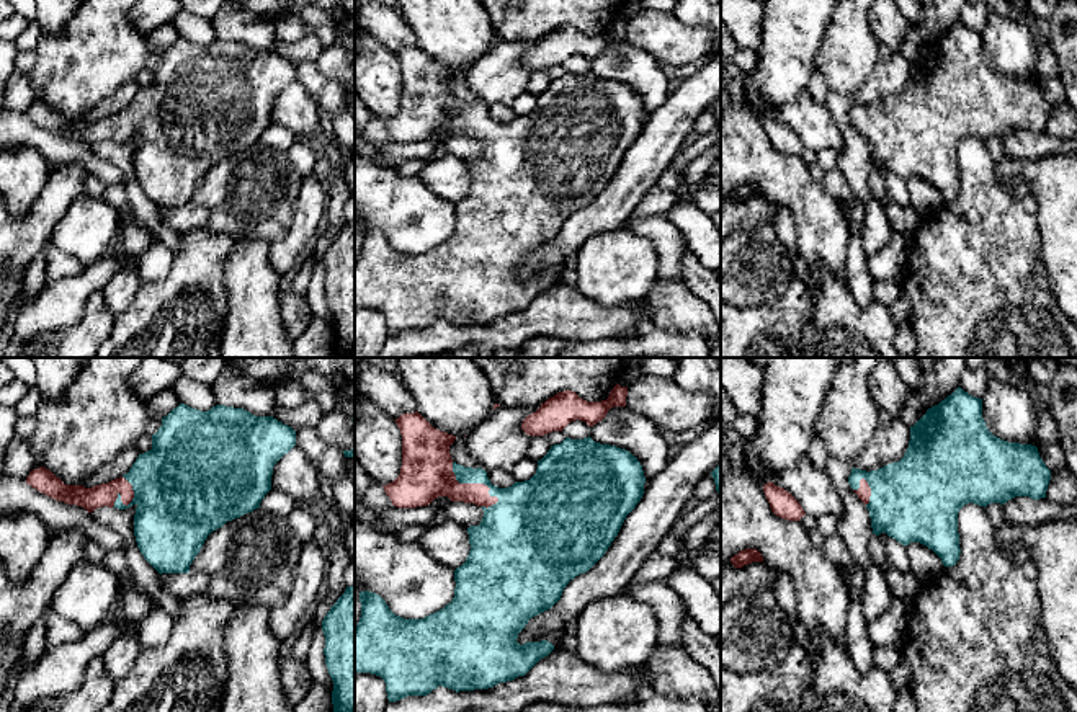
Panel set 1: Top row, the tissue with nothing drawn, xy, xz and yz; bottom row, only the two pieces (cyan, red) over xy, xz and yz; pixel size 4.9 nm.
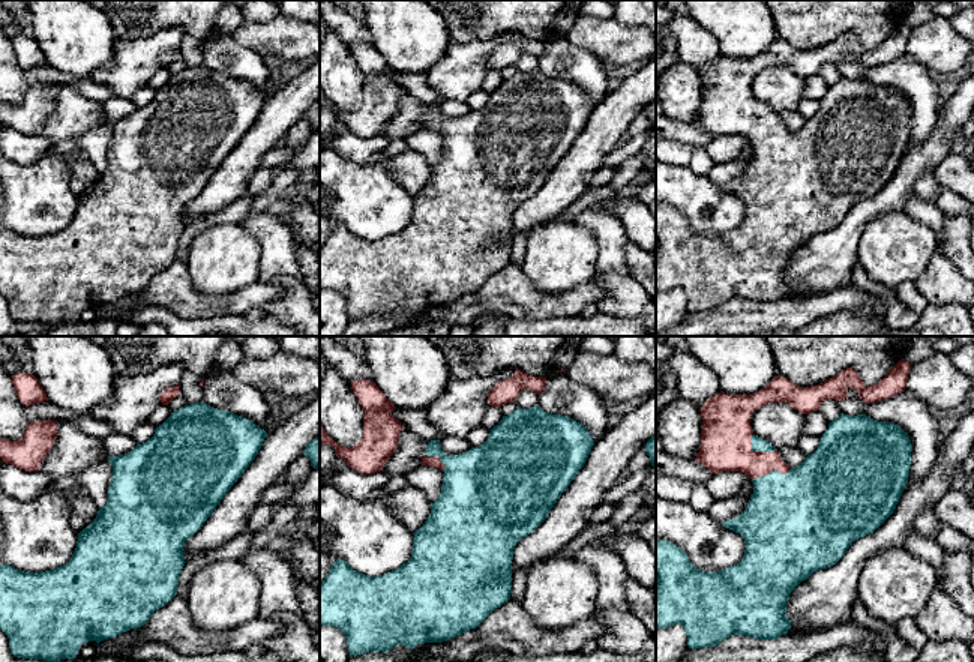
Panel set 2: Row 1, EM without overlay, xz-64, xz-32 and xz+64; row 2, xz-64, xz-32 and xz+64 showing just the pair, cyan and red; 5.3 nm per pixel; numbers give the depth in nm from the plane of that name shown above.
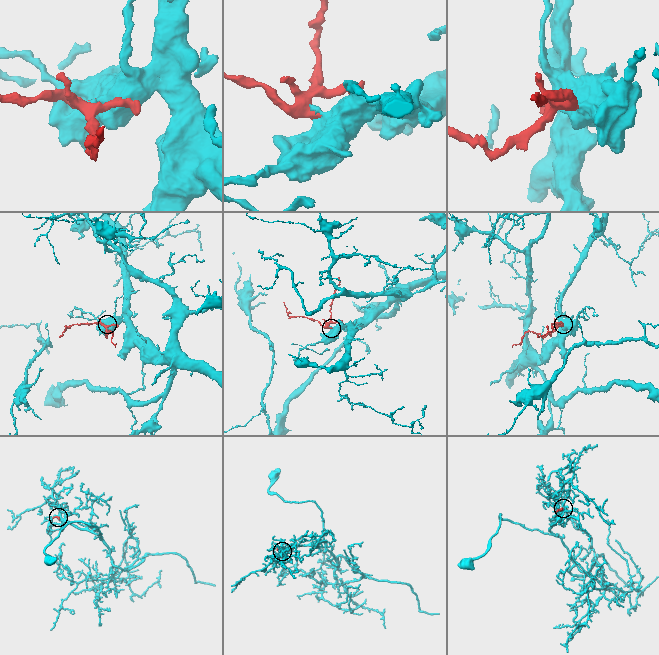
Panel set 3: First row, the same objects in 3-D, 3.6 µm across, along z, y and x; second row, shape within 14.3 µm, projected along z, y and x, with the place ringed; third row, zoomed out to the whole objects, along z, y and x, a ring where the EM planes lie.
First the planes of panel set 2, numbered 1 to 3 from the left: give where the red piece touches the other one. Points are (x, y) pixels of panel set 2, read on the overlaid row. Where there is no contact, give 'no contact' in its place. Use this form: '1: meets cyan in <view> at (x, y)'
1: no contact
2: meets cyan in xz-32 at (437, 455)
3: meets cyan in xz+64 at (757, 451)

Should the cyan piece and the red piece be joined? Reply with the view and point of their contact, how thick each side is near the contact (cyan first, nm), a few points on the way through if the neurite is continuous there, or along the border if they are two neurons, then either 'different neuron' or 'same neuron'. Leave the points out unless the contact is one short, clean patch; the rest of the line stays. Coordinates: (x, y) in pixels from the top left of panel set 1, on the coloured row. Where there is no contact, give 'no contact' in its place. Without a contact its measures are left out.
xz (473, 482) | 200/260 nm | across xz (505, 521), (497, 498), (473, 482), (456, 482), (427, 472) | same neuron

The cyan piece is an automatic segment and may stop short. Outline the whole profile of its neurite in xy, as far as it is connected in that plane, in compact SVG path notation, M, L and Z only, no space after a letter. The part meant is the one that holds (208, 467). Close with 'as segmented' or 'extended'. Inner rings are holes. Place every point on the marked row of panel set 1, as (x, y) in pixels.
M180 403L152 434L152 449L139 454L127 474L85 488L65 485L46 467L29 472L26 483L38 492L88 513L101 506L136 505L134 536L144 558L162 573L188 573L208 536L227 521L260 508L271 490L275 464L296 446L296 431L273 416L216 405L208 412Z; extended

